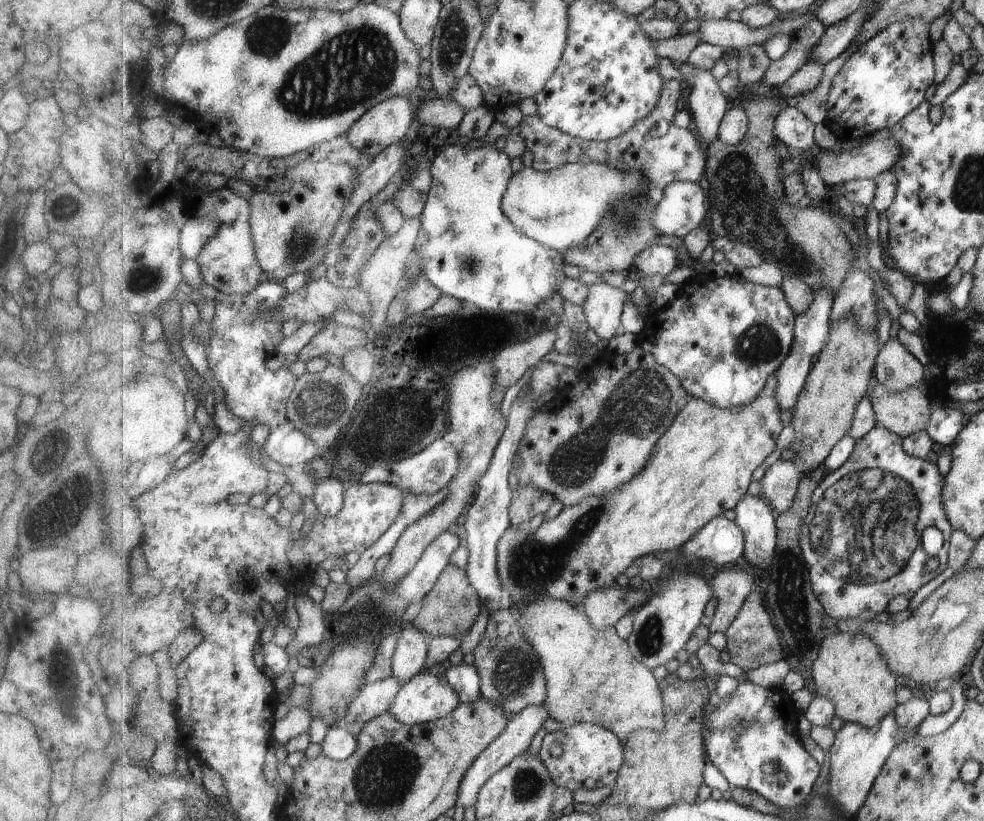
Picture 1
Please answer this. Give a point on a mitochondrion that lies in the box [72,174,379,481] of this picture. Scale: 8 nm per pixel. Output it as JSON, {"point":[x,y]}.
{"point":[321,398]}

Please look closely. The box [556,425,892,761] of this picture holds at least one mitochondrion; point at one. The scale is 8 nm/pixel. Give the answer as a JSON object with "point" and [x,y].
{"point":[792,603]}

